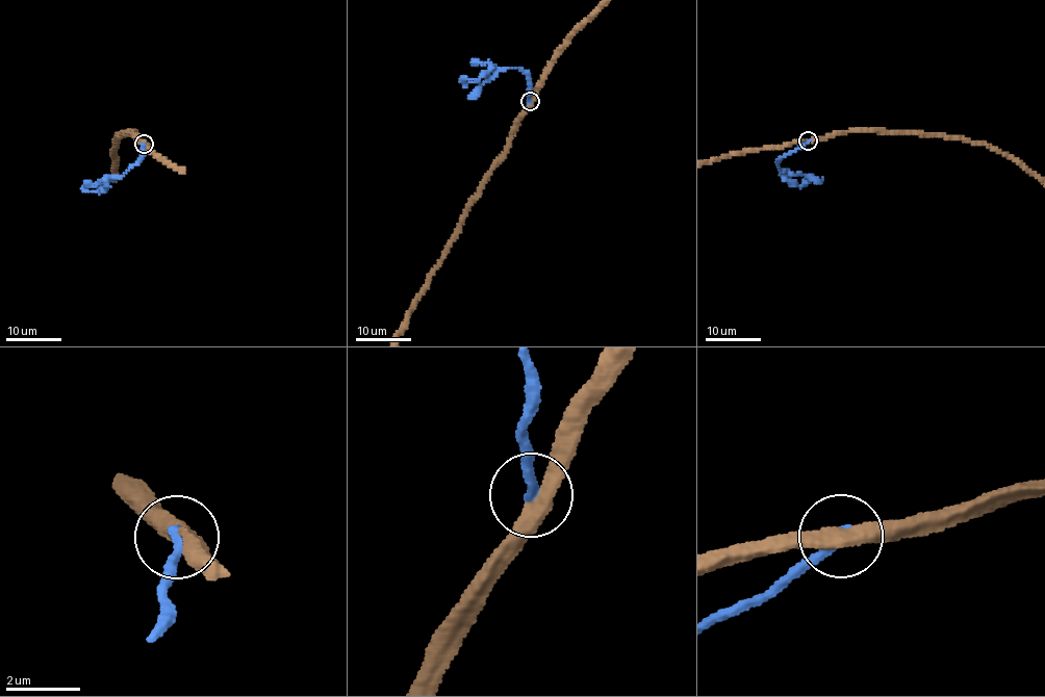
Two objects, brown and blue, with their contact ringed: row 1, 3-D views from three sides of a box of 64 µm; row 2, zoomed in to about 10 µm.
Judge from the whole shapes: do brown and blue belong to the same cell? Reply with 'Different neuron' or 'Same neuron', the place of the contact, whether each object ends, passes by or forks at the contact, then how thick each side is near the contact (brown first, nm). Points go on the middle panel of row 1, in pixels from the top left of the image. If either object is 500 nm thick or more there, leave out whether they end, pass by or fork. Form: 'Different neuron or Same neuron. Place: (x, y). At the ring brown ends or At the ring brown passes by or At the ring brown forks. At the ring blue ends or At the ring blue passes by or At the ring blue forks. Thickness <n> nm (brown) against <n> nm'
Different neuron. Place: (530, 101). At the ring brown passes by. At the ring blue ends. Thickness 440 nm (brown) against 280 nm

